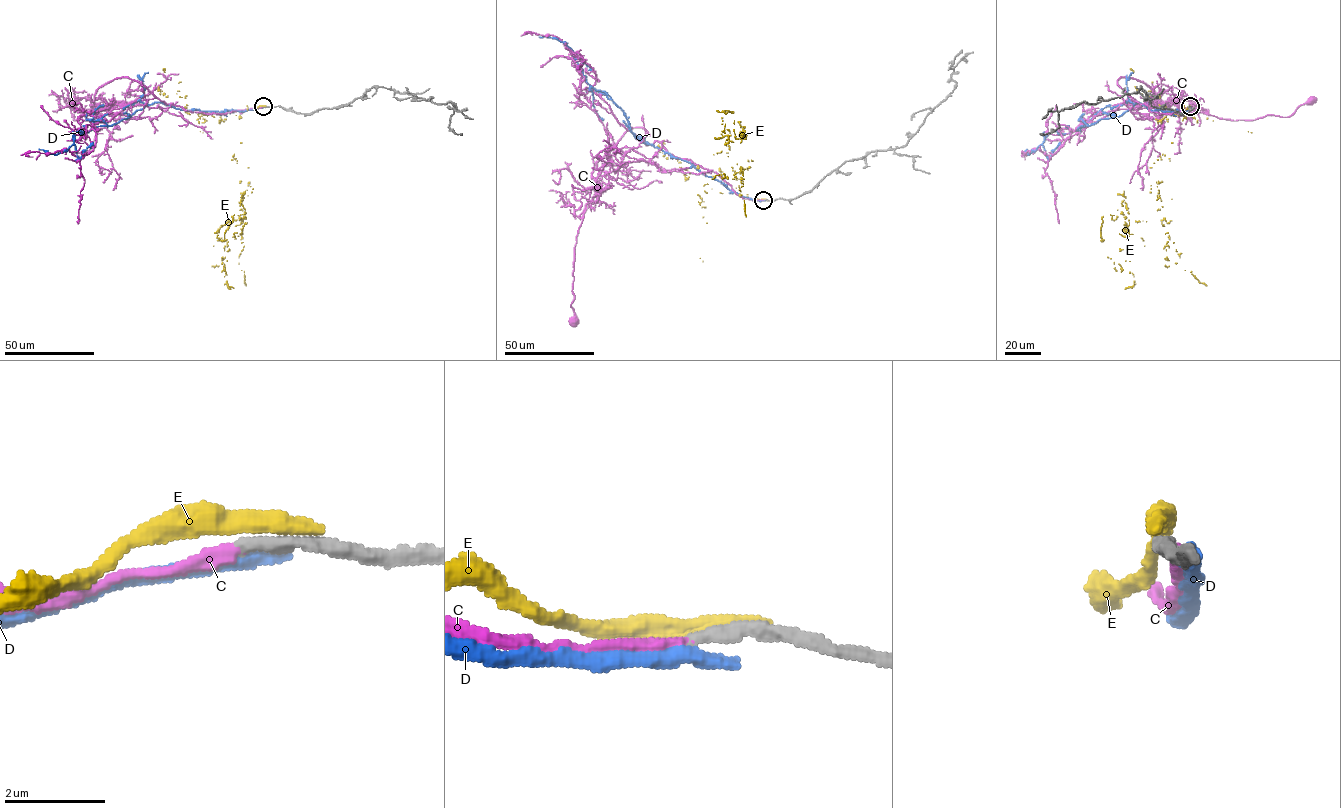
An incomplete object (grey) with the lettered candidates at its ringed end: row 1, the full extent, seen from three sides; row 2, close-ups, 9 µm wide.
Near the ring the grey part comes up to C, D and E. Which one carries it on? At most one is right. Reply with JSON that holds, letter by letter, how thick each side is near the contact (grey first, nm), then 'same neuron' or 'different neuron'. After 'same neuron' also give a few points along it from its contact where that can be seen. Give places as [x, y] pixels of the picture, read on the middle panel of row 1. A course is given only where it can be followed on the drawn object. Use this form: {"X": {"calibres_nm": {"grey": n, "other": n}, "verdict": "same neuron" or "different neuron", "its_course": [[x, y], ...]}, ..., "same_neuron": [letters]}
{"C": {"calibres_nm": {"grey": 280, "other": 240}, "verdict": "same neuron", "its_course": [[763, 200], [742, 197], [716, 173], [671, 155], [642, 127], [629, 129], [592, 172], [575, 244], [573, 321]]}, "D": {"calibres_nm": {"grey": 280, "other": 400}, "verdict": "different neuron"}, "E": {"calibres_nm": {"grey": 360, "other": 420}, "verdict": "different neuron"}, "same_neuron": ["C"]}

